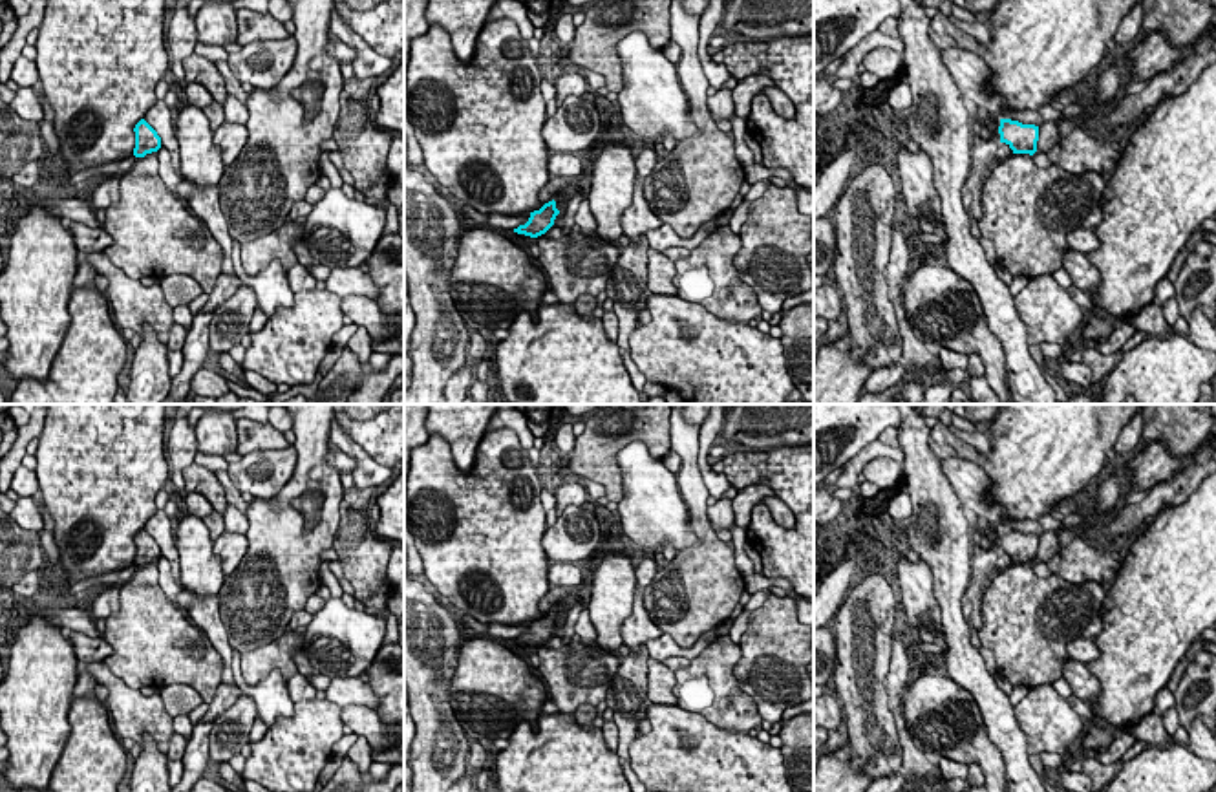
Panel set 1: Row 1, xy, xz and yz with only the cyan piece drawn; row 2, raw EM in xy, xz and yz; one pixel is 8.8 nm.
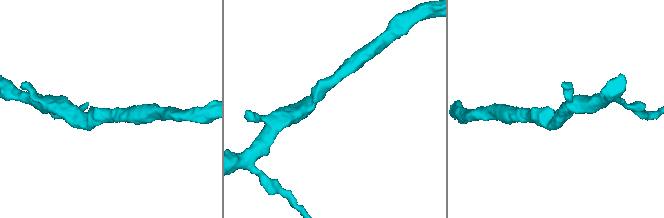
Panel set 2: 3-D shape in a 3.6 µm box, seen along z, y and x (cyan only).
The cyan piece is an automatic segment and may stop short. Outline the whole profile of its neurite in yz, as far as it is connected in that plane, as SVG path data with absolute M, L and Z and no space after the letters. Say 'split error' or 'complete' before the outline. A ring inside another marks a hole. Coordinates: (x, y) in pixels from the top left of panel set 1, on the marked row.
complete; M1000 119L998 126L1000 143L1006 143L1013 154L1029 154L1037 152L1039 126L1022 124L1011 119Z

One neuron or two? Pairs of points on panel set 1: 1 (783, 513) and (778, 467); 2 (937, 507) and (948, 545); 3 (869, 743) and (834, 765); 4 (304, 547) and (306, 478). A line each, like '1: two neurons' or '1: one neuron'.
1: two neurons
2: one neuron
3: two neurons
4: one neuron

